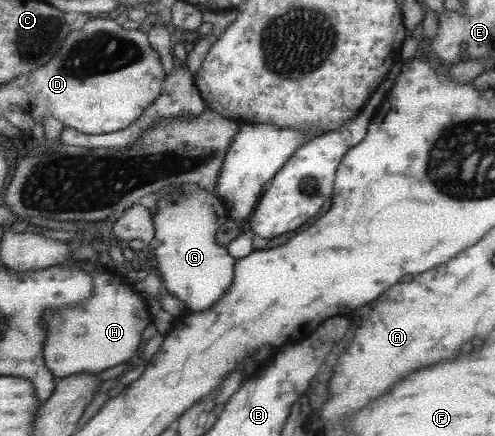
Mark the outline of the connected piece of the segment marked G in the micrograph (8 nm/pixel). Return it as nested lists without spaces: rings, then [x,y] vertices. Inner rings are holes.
[[[187,184],[167,186],[170,195],[156,202],[152,212],[154,218],[154,239],[148,243],[157,262],[159,276],[168,294],[185,303],[187,312],[201,312],[221,300],[234,278],[233,260],[213,242],[219,224],[229,219],[221,200],[213,194],[209,196],[199,187]],[[175,187],[183,187],[187,193],[180,195]]]

